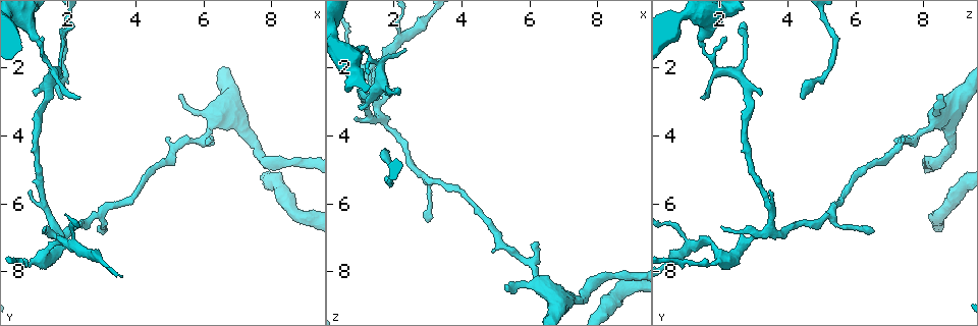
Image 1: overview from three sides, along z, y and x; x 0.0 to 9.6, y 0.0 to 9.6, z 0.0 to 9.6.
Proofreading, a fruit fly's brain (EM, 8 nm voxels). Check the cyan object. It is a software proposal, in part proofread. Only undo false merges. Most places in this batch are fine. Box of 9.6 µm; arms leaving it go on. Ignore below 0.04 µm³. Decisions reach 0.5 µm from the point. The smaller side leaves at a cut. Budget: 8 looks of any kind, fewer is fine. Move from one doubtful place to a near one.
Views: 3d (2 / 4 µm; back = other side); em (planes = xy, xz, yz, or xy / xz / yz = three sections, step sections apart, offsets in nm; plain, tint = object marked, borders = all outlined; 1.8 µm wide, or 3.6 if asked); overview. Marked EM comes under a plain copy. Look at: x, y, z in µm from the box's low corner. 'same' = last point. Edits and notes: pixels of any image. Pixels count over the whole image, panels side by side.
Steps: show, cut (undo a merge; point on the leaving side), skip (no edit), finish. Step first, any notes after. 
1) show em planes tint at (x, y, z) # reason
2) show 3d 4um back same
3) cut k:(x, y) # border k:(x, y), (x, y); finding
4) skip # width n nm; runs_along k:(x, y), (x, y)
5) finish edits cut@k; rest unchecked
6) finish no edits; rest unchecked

show em planes tint at (1.60, 2.15, 2.20) # calibre changes

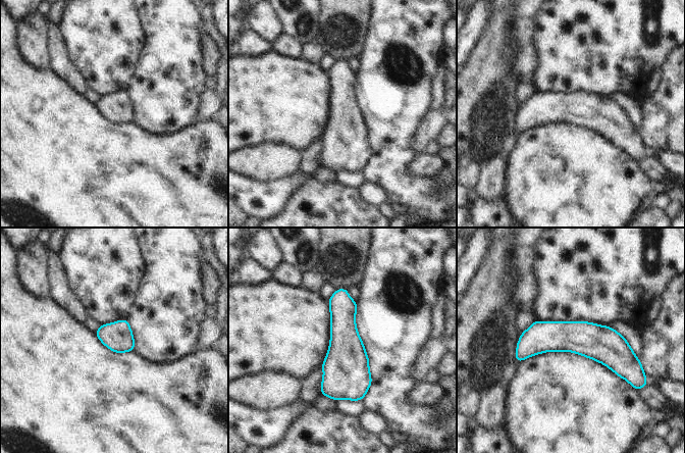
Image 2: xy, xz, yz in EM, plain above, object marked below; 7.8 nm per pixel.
skip # all the same neuron

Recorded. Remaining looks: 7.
show 3d 2um at (2.10, 7.30, 1.20) # side arm on a straight run

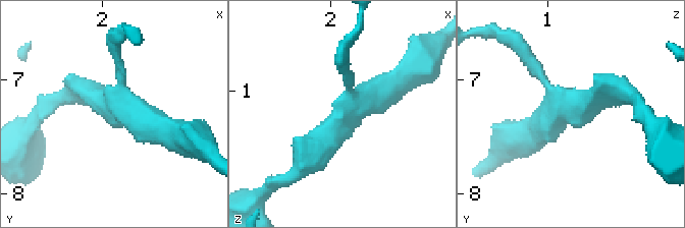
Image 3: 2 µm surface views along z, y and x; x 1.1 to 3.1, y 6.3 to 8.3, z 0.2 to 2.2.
show em planes tint at (2.14, 7.26, 1.24) # arms 3; shape alone is not enough

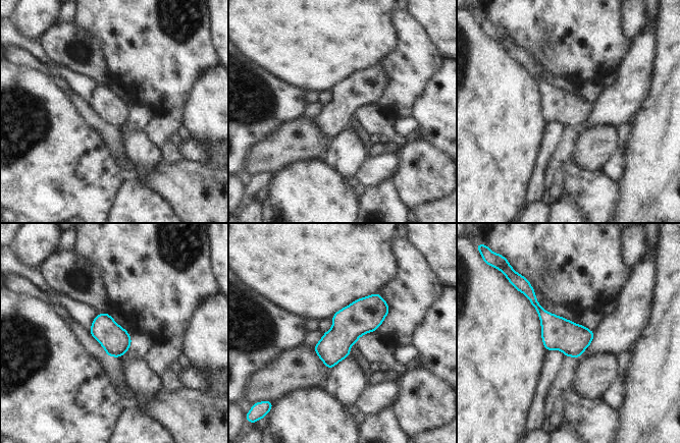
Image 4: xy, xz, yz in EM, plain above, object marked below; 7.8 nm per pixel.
skip # all the same neuron

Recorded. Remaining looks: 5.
show 3d 4um at (1.60, 6.70, 3.45) # branch point

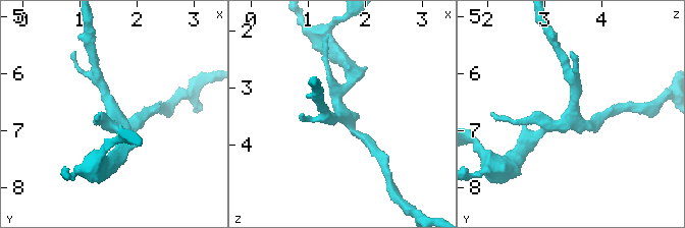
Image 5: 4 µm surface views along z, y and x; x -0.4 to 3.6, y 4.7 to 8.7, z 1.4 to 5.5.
show em planes tint at (1.55, 6.70, 3.45) # shape alone is not enough

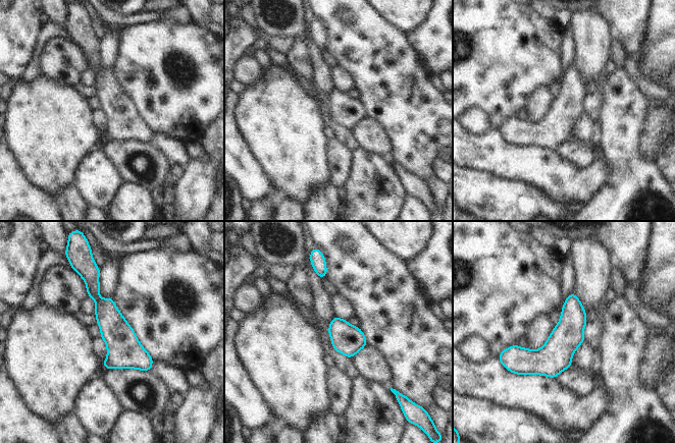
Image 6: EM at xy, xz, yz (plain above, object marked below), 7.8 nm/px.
skip # runs_along 6:(95, 276), (94, 294), (115, 332), (149, 368); all the same neuron

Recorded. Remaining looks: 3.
finish no edits; rest unchecked

